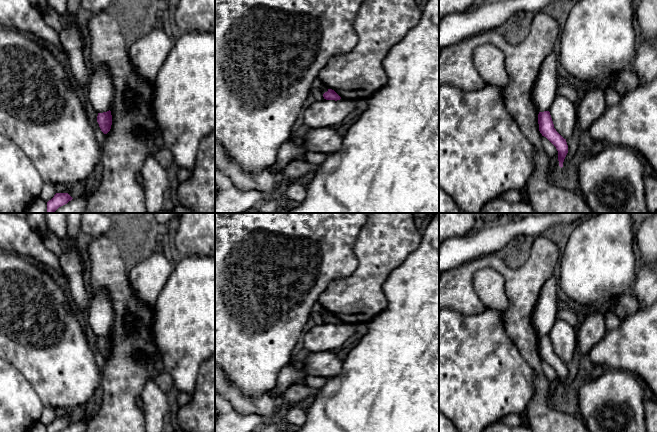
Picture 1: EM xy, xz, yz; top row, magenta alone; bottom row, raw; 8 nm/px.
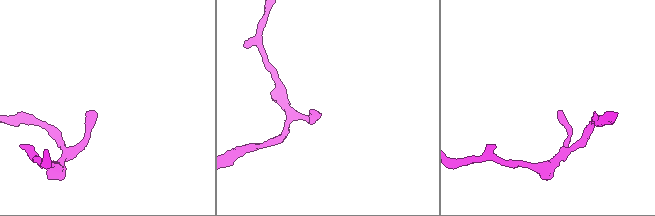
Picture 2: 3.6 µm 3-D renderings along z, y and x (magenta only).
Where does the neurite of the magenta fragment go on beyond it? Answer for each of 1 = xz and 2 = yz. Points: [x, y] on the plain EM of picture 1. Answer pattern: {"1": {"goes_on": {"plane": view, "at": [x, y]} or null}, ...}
{"1": {"goes_on": null}, "2": {"goes_on": null}}

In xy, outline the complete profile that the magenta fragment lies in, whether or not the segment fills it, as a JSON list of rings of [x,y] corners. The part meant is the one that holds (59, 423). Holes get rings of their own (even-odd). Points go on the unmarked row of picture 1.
[[[56,417],[54,421],[47,426],[47,432],[59,432],[72,423],[68,417]]]

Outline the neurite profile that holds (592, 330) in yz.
[[[589,310],[577,333],[577,347],[582,354],[590,350],[604,337],[607,328],[606,310]]]

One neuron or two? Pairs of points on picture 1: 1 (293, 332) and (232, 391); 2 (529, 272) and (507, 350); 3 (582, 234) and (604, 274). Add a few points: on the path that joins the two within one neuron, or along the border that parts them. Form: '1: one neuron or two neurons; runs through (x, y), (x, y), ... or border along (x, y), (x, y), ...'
1: two neurons; border along (225, 374), (245, 394), (258, 396)
2: two neurons; border along (501, 316), (507, 335), (514, 342), (523, 358)
3: one neuron; runs through (592, 244), (599, 251), (599, 264)

